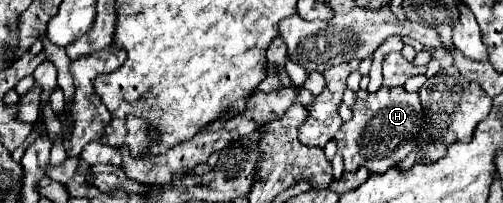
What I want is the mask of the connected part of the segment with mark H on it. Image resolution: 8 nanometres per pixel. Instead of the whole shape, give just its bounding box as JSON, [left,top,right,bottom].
[335,86,427,172]

